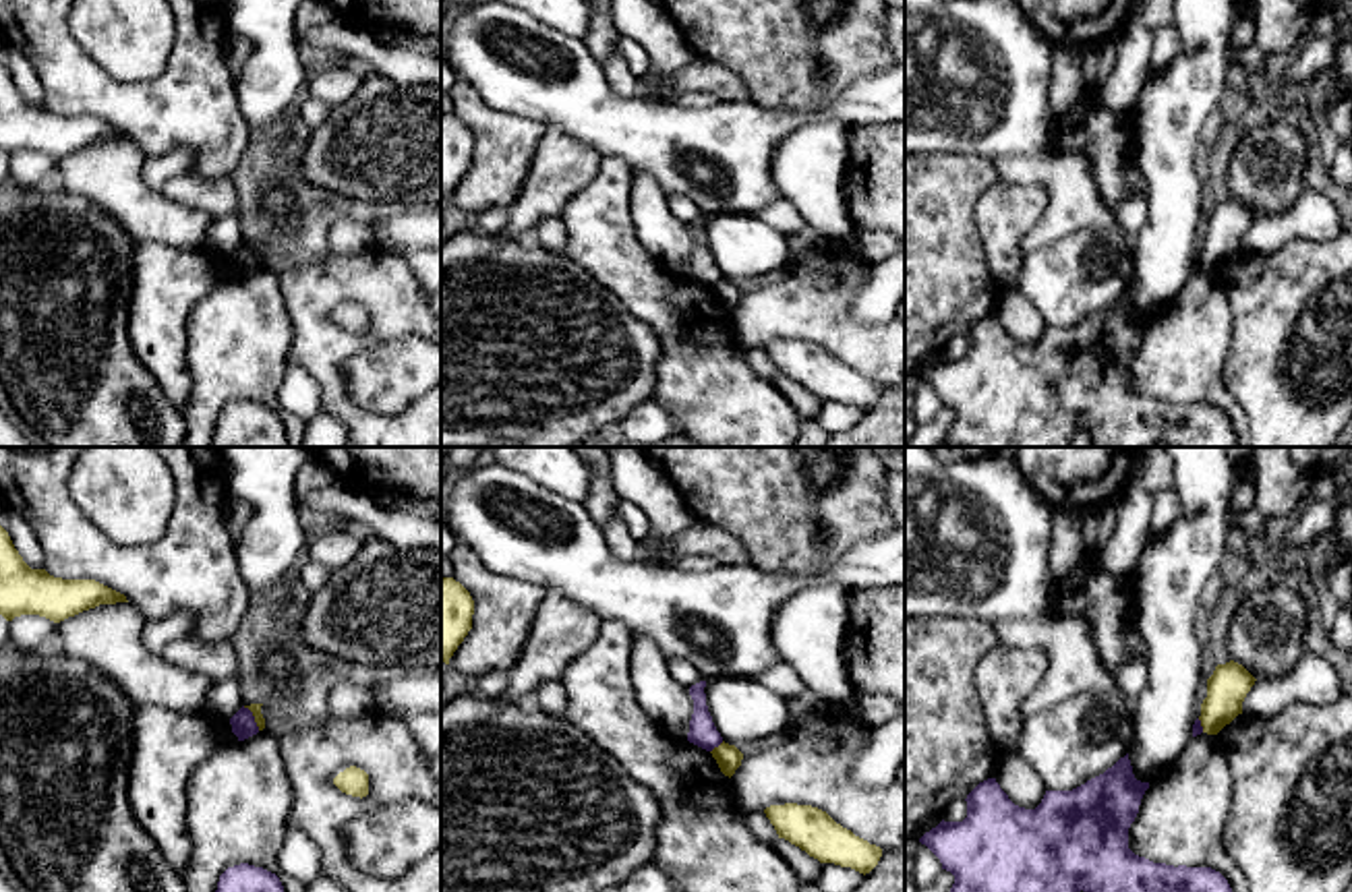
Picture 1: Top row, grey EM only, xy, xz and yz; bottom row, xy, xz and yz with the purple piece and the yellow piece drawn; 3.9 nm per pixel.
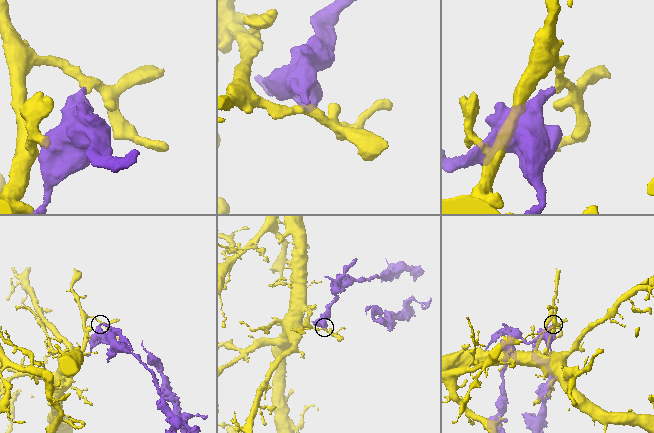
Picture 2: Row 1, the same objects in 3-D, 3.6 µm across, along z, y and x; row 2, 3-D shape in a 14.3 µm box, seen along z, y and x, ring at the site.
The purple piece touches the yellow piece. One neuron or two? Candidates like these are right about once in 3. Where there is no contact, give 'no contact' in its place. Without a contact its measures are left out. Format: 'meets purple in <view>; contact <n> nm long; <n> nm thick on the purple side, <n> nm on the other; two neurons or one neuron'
meets purple in xy; contact 120 nm long; 100 nm thick on the purple side, 50 nm on the other; two neurons

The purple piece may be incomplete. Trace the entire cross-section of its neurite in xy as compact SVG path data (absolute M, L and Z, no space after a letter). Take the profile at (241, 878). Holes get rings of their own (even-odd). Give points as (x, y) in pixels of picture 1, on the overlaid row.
M240 863L219 875L215 892L284 892L284 886L275 873Z

